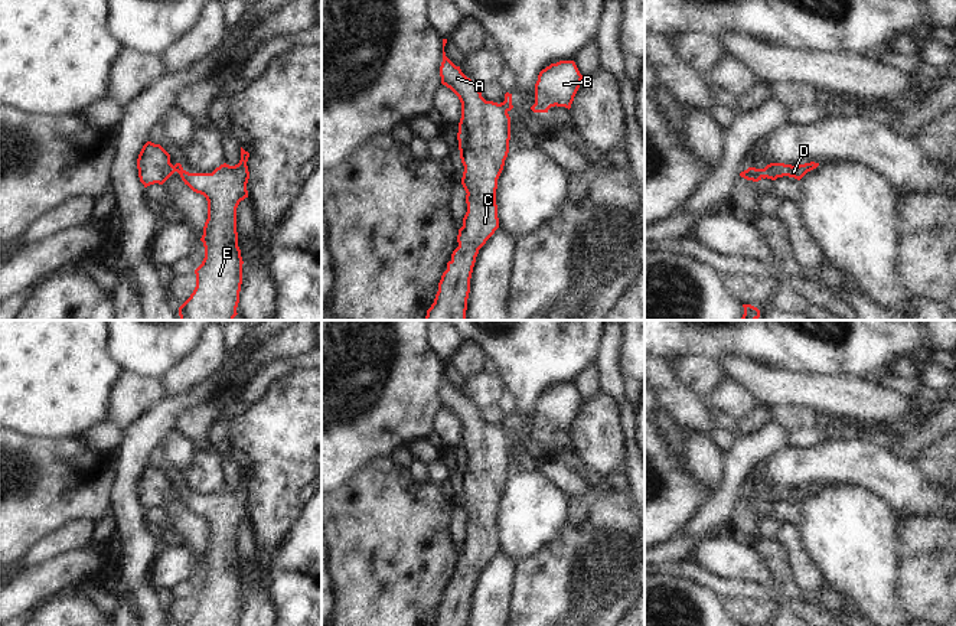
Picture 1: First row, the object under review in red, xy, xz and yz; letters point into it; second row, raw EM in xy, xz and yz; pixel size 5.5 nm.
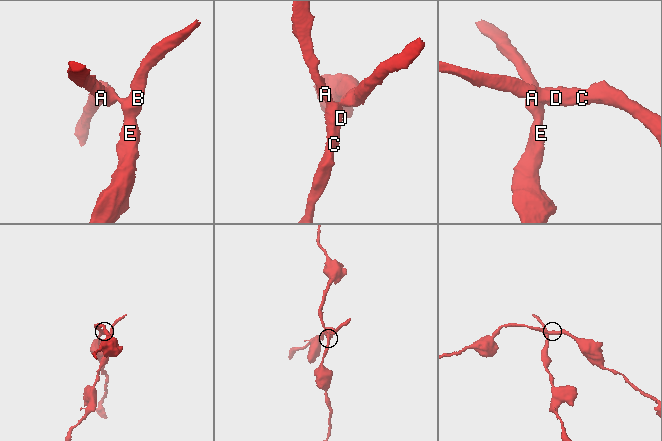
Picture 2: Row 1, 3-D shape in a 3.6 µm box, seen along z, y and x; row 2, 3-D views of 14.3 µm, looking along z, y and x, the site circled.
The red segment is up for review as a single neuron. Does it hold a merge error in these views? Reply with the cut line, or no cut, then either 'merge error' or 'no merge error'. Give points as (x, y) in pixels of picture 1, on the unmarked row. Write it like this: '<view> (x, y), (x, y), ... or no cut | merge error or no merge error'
yz (747, 492), (757, 498), (757, 504) | merge error

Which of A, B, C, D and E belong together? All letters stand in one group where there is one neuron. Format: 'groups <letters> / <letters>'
groups A C D / B E

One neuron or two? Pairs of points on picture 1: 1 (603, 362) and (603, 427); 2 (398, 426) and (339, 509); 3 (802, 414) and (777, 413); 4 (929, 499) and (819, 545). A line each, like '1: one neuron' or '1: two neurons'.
1: two neurons
2: two neurons
3: one neuron
4: two neurons

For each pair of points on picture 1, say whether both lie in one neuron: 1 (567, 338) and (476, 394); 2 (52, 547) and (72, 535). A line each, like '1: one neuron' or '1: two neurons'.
1: two neurons
2: one neuron

